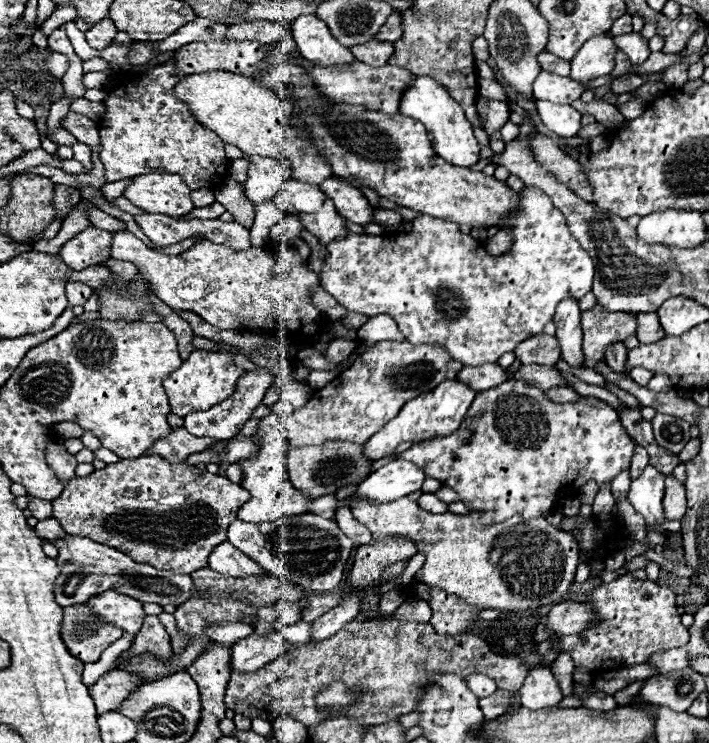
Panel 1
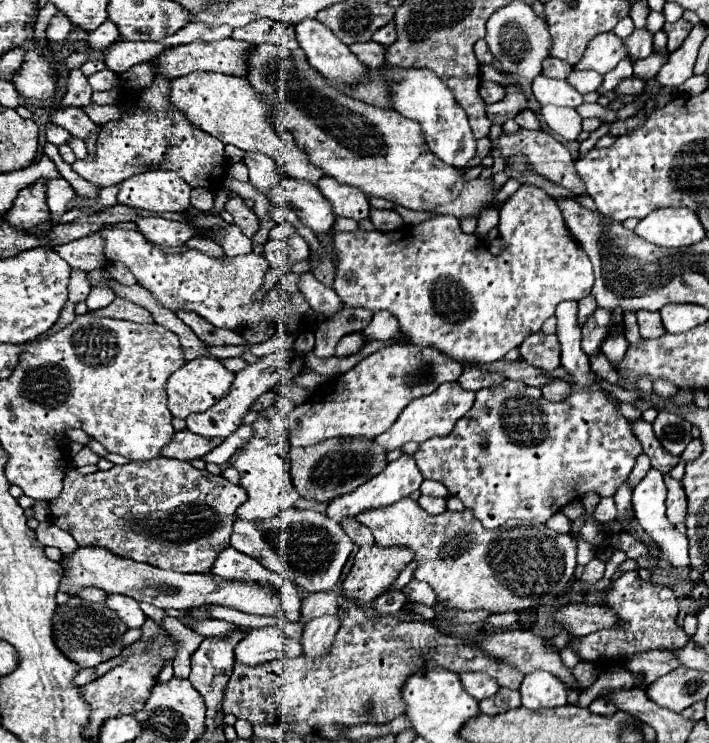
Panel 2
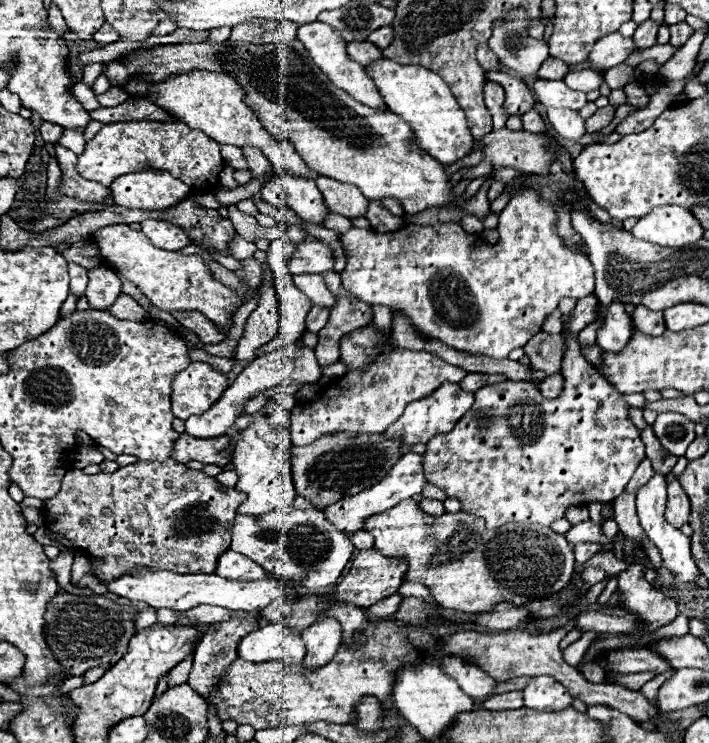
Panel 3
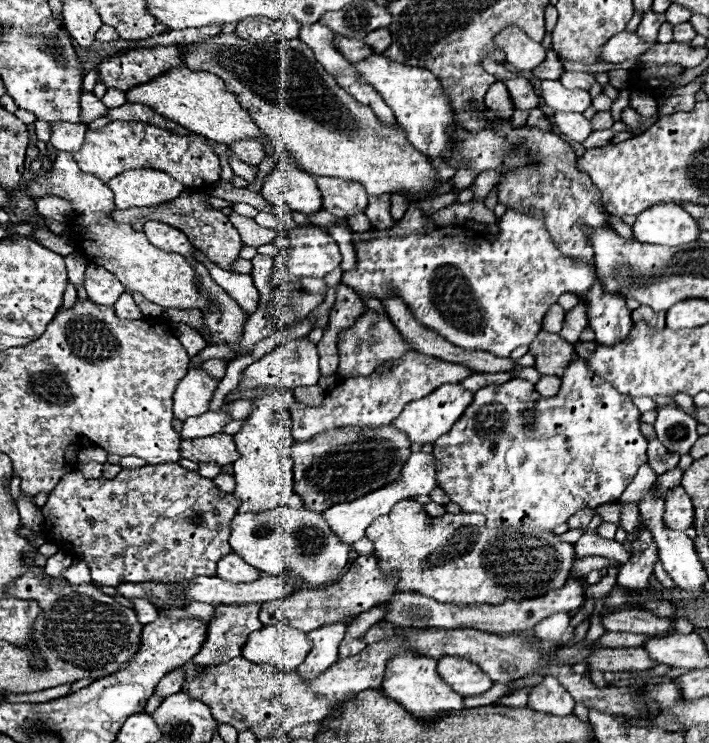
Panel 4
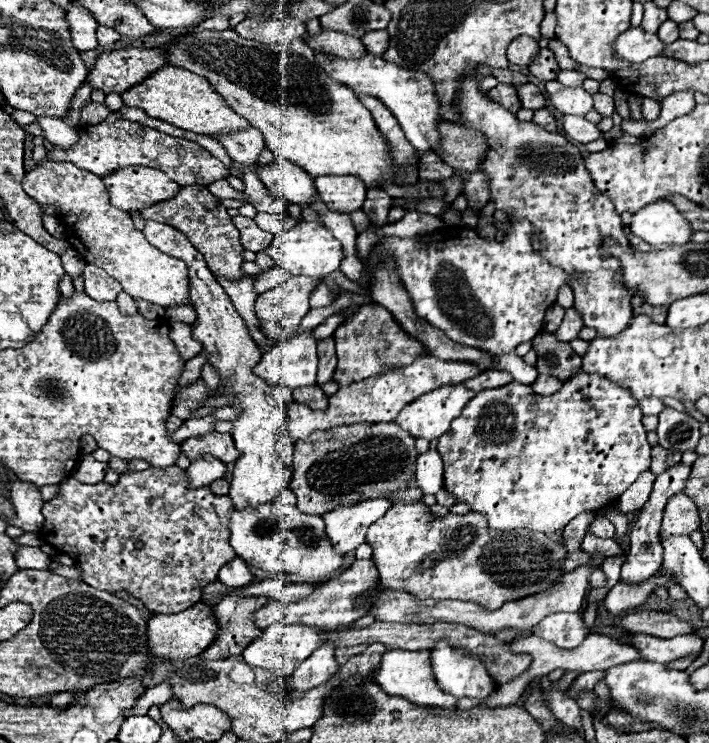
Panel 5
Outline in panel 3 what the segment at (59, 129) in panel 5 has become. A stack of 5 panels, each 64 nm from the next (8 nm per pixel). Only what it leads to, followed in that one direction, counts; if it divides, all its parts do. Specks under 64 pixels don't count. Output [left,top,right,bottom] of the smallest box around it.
[58,128,86,154]

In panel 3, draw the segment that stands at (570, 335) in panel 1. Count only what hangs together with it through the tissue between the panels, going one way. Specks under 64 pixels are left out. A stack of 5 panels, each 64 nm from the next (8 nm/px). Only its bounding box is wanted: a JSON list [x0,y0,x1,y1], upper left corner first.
[424,298,644,528]

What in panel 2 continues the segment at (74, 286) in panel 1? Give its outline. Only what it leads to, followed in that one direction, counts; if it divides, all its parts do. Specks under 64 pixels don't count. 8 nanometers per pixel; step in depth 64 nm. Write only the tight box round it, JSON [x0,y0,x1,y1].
[68,268,90,304]

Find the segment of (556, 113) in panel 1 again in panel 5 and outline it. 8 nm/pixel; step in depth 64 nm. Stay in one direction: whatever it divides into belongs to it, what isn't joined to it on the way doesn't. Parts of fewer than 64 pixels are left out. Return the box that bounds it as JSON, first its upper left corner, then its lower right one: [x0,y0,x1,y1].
[562,116,602,144]

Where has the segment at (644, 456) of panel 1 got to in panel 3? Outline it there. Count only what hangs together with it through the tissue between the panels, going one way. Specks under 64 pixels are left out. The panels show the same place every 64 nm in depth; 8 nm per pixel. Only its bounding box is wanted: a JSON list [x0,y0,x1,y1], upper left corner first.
[626,458,654,494]

